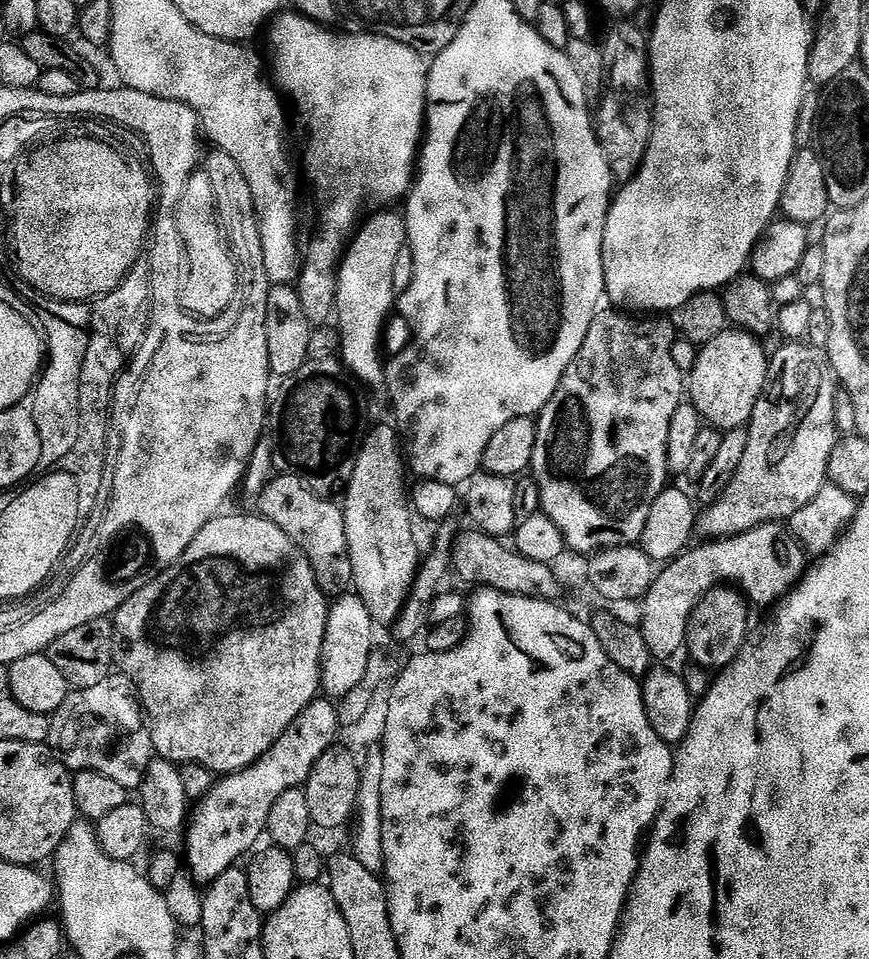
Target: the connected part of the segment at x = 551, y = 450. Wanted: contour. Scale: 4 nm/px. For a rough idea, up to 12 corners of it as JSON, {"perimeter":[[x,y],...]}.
{"perimeter":[[601,310],[536,420],[573,552],[639,541],[686,396],[664,318]]}

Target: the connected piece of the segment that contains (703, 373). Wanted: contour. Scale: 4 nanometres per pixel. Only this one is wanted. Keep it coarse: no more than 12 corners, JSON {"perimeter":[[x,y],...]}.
{"perimeter":[[743,330],[696,353],[690,403],[717,430],[751,421],[769,353]]}

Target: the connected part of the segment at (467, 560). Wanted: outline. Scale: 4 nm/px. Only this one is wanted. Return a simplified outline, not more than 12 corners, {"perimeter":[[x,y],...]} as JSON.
{"perimeter":[[465,531],[452,550],[468,584],[557,599],[549,565],[497,537]]}

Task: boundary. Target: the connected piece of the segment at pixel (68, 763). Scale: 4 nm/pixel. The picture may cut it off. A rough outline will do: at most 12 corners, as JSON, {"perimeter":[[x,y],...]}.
{"perimeter":[[113,674],[53,712],[69,772],[130,794],[154,759],[131,680]]}

